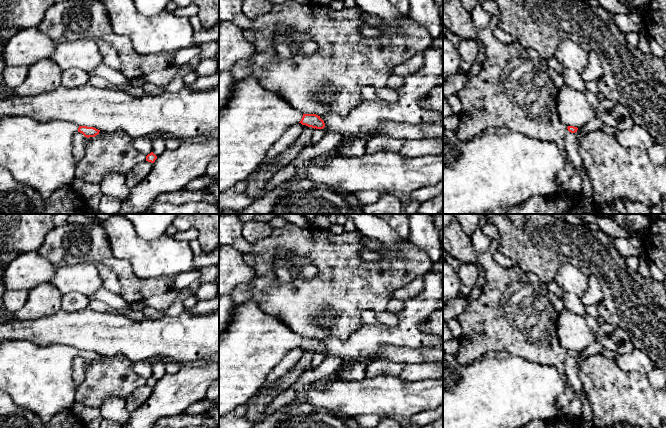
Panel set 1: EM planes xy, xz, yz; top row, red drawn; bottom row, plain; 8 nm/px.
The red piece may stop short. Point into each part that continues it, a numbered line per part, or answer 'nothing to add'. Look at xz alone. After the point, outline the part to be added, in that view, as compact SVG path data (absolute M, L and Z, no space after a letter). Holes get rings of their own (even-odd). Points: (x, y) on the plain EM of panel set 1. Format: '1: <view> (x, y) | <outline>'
1: xz (255, 342) | M255 301L238 303L231 323L219 336L219 417L250 402L271 371L302 341L302 337L293 334L280 319L264 312Z

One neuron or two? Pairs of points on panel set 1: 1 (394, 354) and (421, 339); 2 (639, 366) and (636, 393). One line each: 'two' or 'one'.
1: two
2: two

